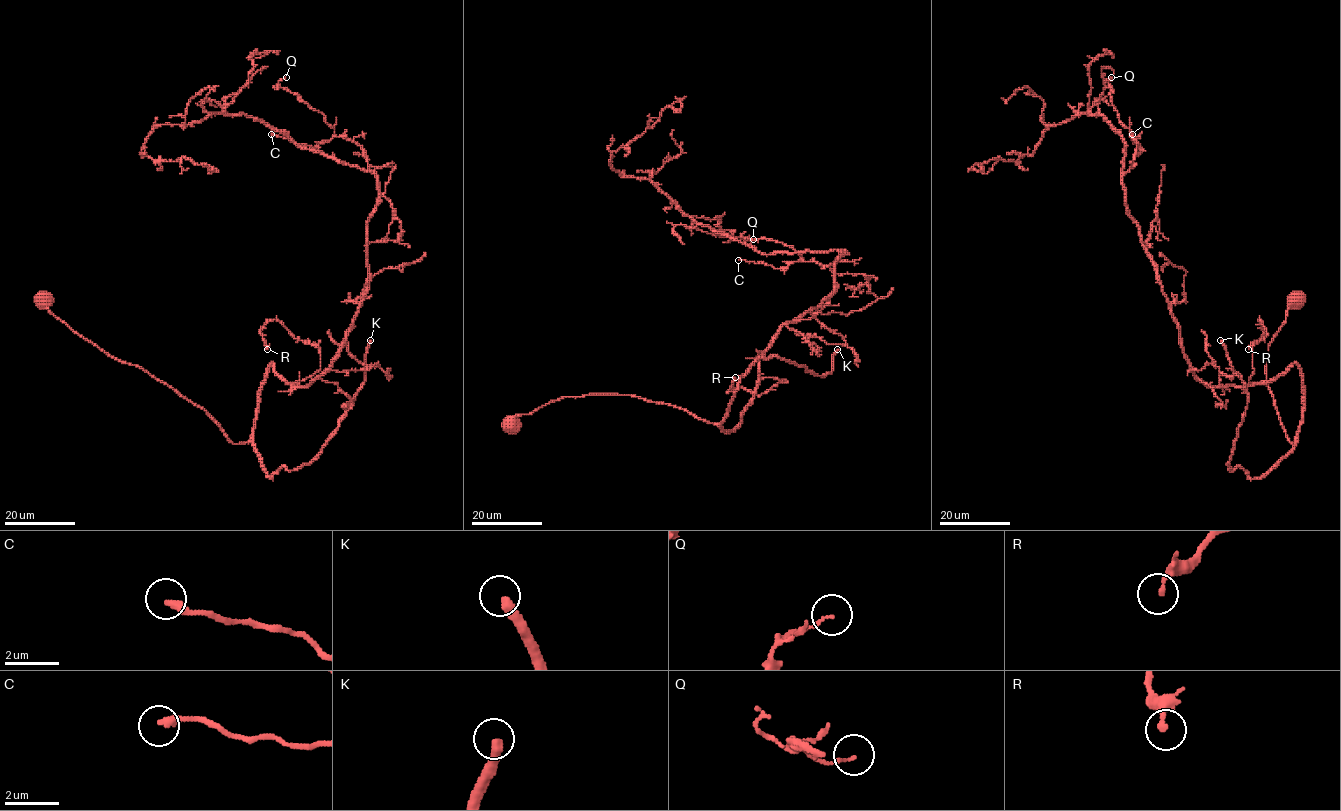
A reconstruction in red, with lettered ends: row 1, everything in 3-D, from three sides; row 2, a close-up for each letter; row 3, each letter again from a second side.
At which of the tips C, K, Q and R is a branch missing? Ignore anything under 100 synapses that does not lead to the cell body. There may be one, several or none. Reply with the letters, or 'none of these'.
K

